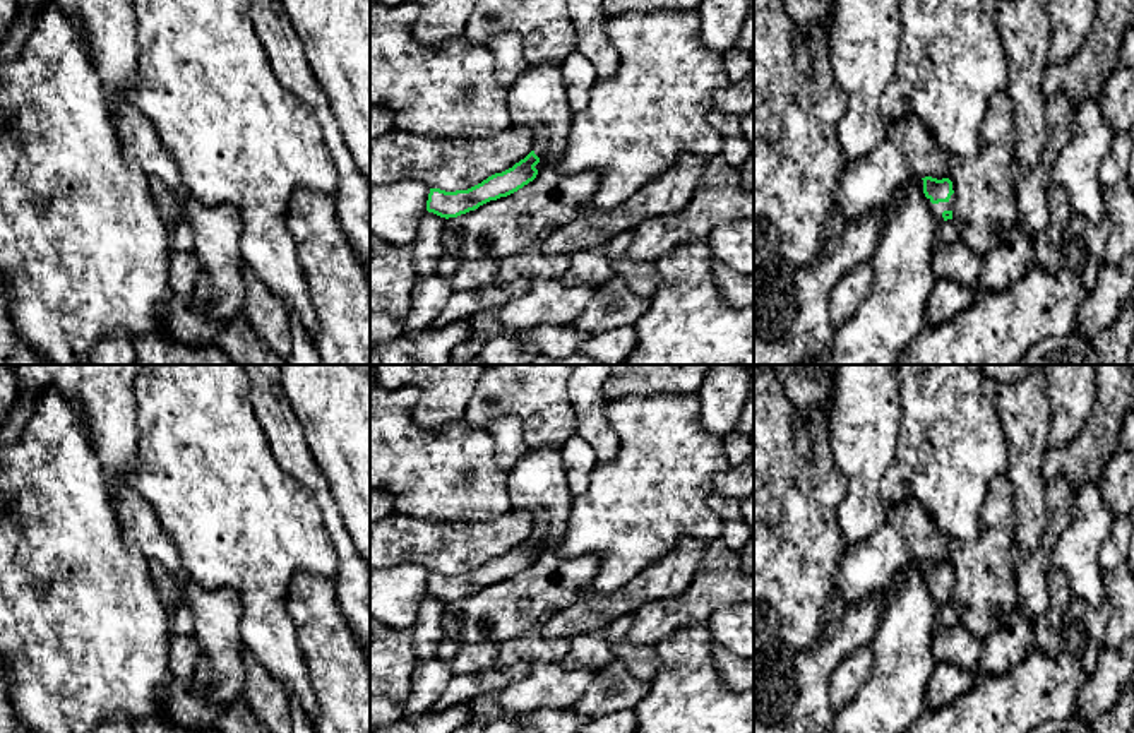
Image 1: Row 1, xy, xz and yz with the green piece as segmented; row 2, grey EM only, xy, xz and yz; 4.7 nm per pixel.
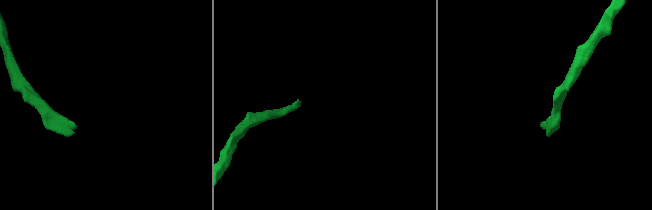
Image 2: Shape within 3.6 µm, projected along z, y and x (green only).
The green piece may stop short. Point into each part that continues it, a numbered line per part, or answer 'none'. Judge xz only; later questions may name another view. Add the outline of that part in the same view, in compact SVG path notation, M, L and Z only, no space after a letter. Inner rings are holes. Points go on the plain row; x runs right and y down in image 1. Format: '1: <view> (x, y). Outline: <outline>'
1: xz (540, 521). Outline: M536 515L534 517L533 534L540 543L545 539L545 534L546 534L546 517L545 515Z

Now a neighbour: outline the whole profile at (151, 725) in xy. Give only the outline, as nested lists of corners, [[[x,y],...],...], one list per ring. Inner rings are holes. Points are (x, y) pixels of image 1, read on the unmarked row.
[[[135,719],[132,721],[134,733],[219,733],[218,730],[187,730],[173,723],[171,719]]]

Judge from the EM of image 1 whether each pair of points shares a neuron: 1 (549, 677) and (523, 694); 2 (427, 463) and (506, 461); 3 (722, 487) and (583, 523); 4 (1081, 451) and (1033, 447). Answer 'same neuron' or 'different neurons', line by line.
1: same neuron
2: different neurons
3: different neurons
4: different neurons

